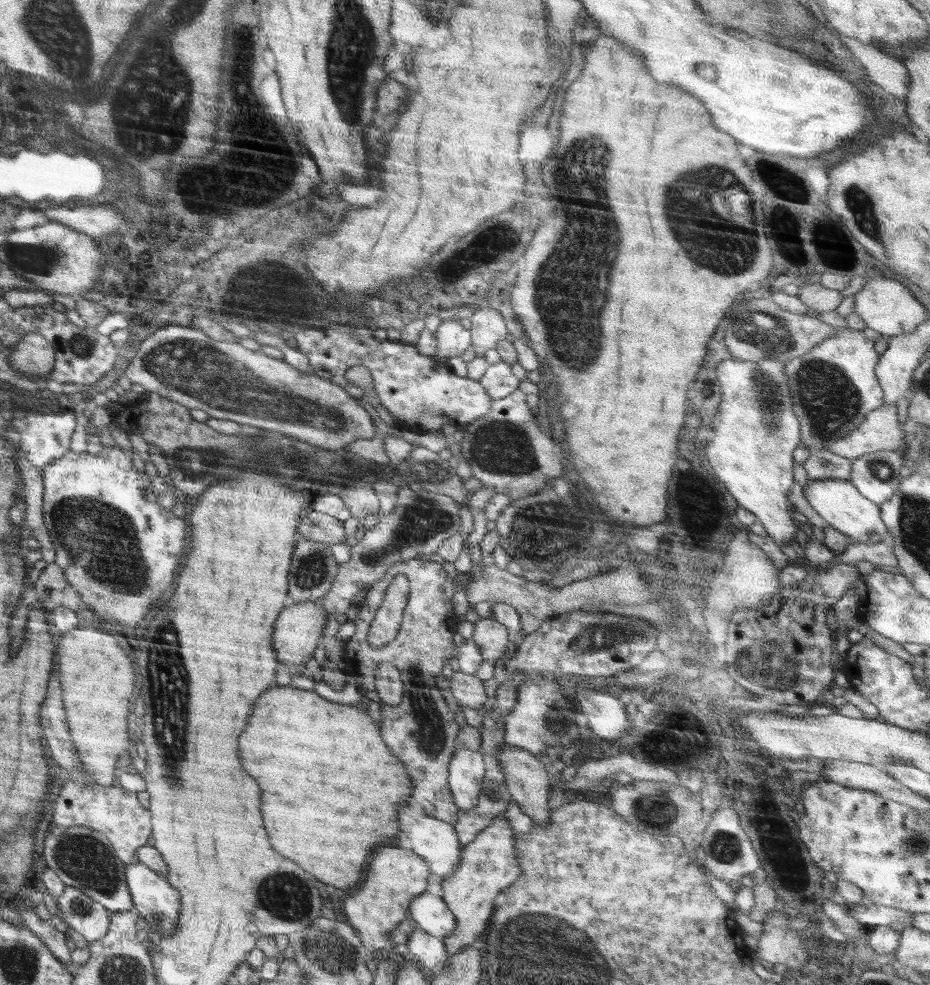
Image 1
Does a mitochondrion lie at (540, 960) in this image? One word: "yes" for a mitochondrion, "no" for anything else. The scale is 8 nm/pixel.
yes

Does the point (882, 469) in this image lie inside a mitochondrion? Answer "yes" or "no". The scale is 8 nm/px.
yes

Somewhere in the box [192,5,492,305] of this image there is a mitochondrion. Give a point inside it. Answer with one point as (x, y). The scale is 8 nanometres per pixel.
(279, 167)

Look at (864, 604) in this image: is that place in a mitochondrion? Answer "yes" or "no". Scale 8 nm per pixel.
no

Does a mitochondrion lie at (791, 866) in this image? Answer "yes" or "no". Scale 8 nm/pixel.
no

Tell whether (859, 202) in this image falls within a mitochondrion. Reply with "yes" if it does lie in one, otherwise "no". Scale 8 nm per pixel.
yes

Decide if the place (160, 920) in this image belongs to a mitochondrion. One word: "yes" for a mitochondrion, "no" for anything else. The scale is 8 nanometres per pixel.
yes

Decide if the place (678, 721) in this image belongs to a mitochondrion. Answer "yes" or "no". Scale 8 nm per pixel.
no

